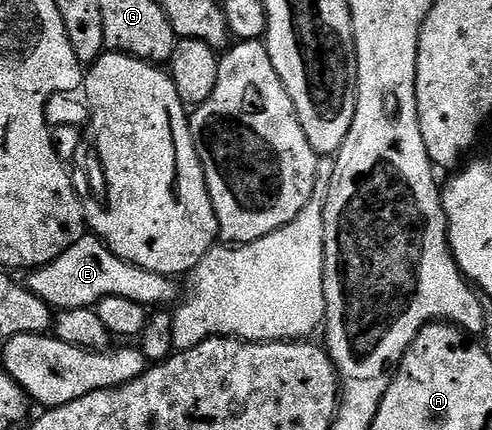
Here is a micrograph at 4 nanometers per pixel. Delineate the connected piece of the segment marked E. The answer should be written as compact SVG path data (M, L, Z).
M83 236L80 240L76 240L76 244L72 244L72 248L68 248L68 252L64 252L56 260L52 260L52 264L29 271L28 278L30 278L28 279L30 291L36 296L40 296L40 300L44 300L58 312L76 308L94 308L106 298L132 300L147 308L166 308L171 305L169 302L177 303L180 298L178 286L174 283L177 281L172 280L171 275L148 272L144 268L126 262L120 256L113 254L97 236Z

